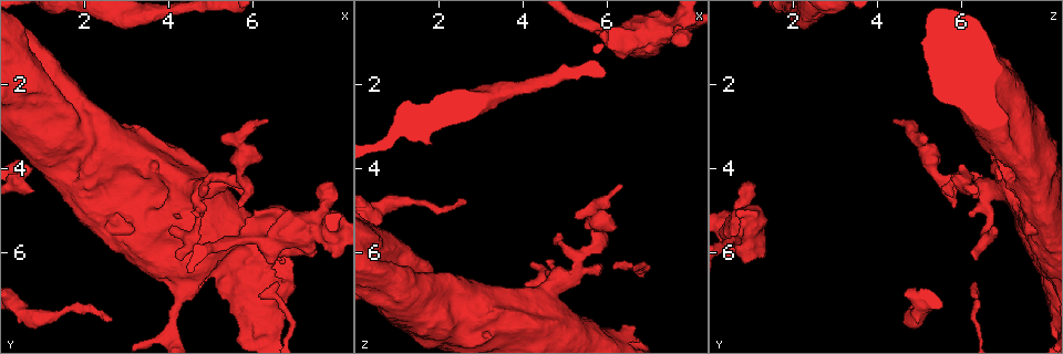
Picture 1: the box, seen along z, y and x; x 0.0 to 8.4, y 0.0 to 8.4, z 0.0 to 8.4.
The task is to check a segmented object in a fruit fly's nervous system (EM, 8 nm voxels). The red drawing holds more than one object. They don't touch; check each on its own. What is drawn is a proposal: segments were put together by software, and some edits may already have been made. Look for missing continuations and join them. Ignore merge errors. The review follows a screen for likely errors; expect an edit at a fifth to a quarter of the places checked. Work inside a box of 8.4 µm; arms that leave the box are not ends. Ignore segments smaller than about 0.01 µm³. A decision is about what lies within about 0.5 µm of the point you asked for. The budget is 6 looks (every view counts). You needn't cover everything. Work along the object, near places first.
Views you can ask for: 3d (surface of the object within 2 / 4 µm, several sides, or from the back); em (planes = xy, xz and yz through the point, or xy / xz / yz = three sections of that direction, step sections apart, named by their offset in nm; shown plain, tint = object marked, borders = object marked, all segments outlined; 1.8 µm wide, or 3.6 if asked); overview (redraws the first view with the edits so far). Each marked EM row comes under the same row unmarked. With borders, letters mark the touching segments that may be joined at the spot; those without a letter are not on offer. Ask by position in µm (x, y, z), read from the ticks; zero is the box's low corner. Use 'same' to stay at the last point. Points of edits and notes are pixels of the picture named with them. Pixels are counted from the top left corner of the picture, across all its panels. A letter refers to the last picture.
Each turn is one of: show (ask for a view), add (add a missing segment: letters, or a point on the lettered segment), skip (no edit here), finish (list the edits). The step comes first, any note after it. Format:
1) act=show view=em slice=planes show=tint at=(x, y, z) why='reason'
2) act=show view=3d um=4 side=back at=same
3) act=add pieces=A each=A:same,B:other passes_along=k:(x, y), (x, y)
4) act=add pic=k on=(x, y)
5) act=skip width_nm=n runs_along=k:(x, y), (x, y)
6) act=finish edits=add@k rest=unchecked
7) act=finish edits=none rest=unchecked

act=show view=em slice=yz step=4 show=tint at=(6.30, 2.85, 4.40)

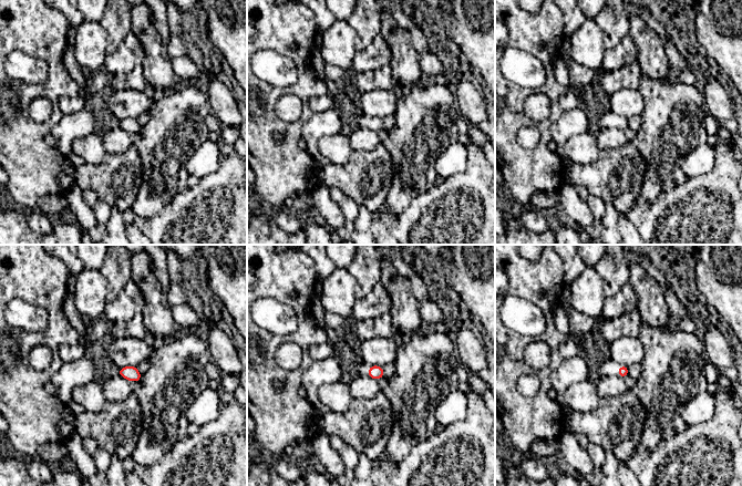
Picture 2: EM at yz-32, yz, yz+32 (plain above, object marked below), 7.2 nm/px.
act=show view=em slice=planes show=borders at=same

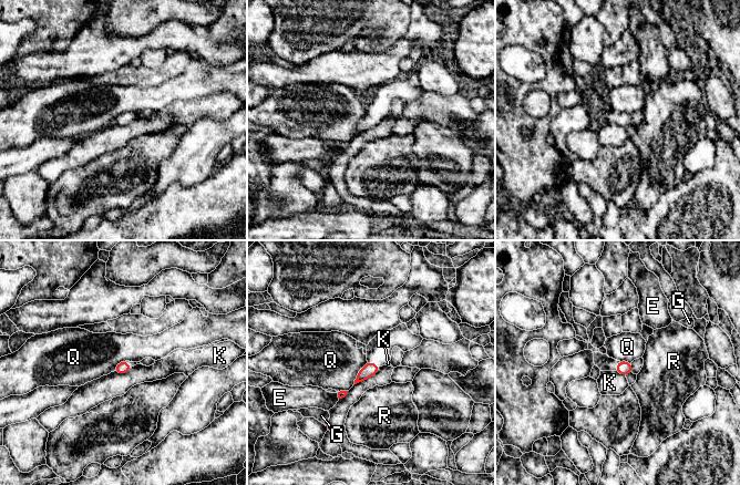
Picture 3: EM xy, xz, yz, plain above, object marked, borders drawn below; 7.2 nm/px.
act=skip each=E:other,G:other,K:other,Q:other,R:other border=3:(367, 361), (352, 384) found='no lettered segment goes on from it'

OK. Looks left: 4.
act=show view=3d um=4 at=(3.30, 3.55, 6.85)

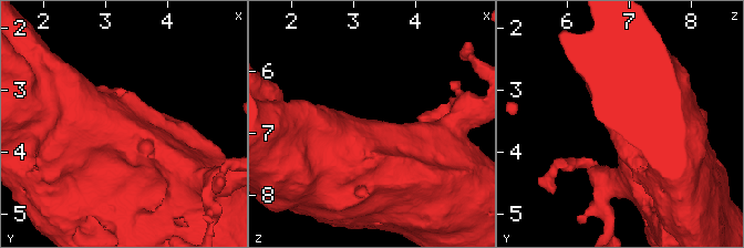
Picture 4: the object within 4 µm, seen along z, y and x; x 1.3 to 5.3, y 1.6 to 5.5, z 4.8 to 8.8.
act=show view=em slice=planes show=borders at=(3.25, 3.50, 6.85) why='need the tissue'

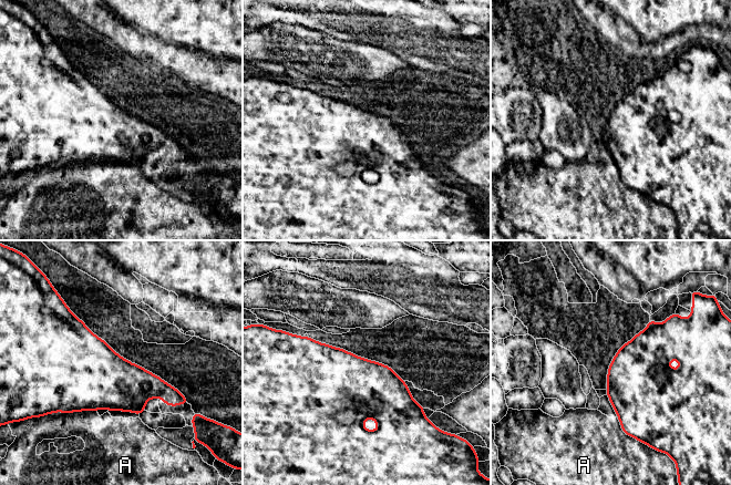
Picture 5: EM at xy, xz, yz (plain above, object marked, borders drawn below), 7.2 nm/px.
act=skip longest_contact=A:280nm each=A:other border=5:(94, 410), (58, 412) found='no lettered segment goes on from it'

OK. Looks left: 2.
act=show view=em slice=planes show=borders at=(2.65, 7.50, 4.80) why='tapers out'

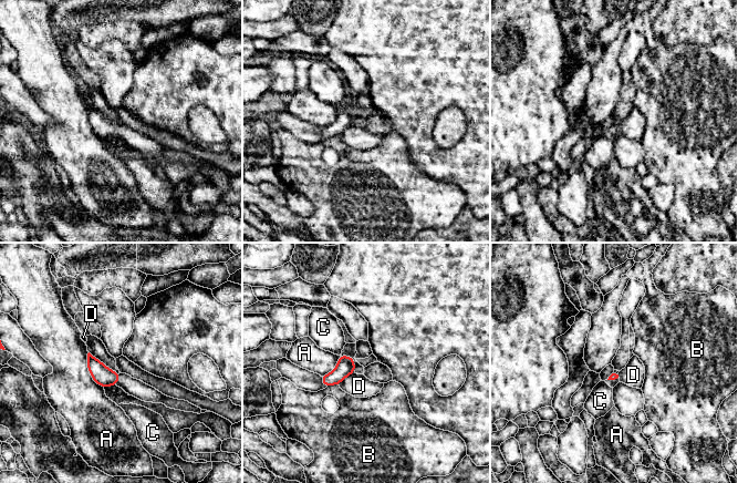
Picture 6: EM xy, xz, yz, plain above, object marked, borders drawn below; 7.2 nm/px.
act=skip longest_contact=A:280nm each=A:other,B:other,C:other,D:other border=6:(354, 371), (339, 384) found='none of them fits'

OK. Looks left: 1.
act=finish edits=none rest=unchecked

